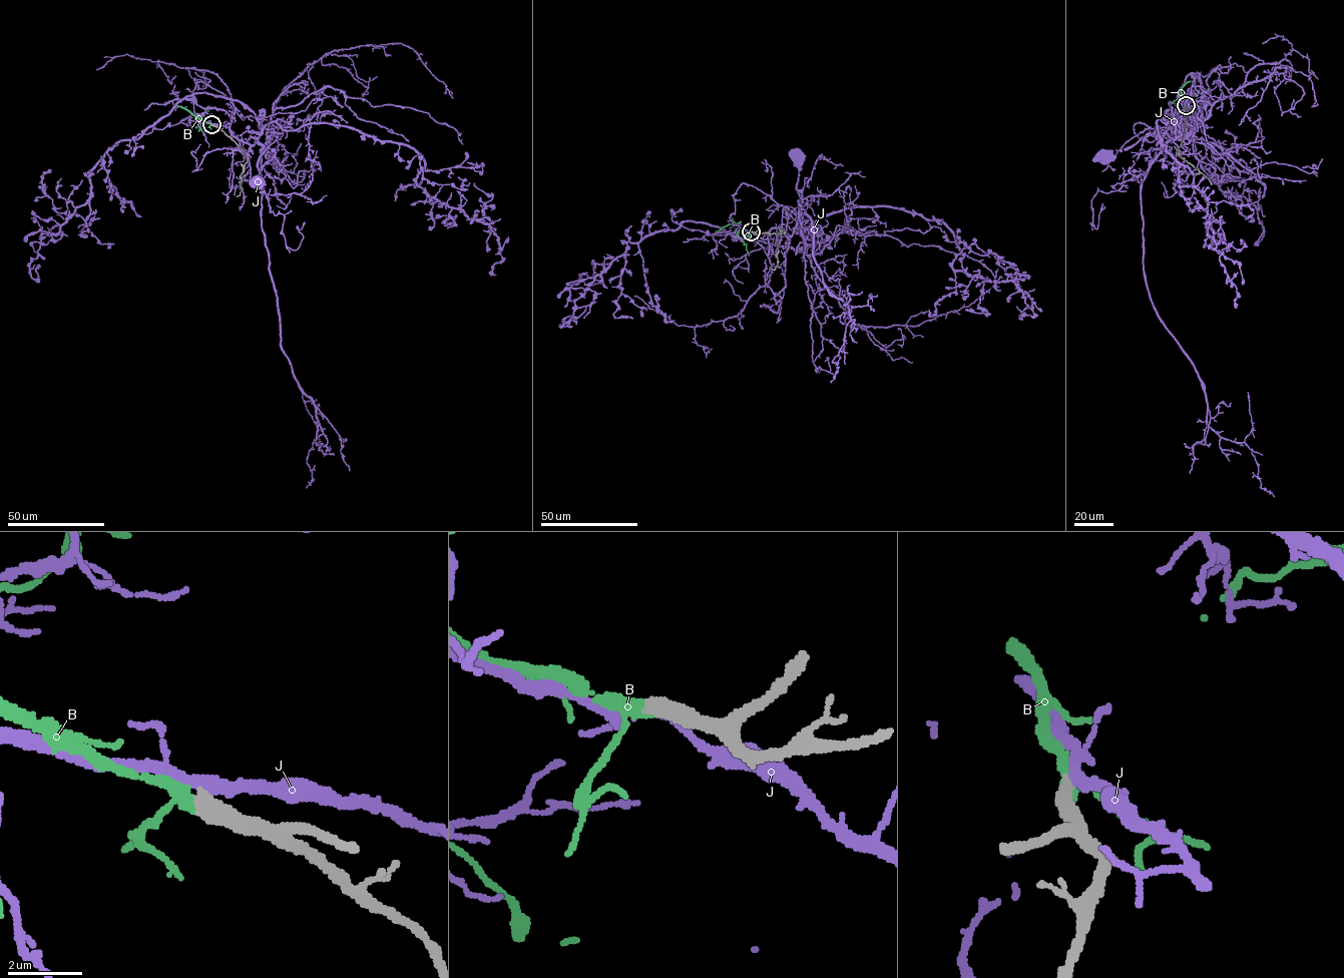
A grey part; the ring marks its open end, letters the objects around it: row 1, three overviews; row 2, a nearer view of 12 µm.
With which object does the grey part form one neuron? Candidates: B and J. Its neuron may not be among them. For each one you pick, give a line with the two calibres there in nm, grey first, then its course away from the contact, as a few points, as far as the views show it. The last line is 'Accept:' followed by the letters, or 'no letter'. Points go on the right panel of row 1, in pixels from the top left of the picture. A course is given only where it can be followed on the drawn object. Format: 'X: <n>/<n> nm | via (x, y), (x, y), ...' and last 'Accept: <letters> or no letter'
B: 500/240 nm | via (1186, 105), (1187, 97), (1211, 89)
Accept: B

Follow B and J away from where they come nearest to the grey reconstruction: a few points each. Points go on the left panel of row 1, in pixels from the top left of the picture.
B: (212, 125), (198, 119), (209, 105)
J: (212, 124), (228, 126), (234, 136), (252, 145), (257, 141), (262, 146), (263, 153), (258, 164), (259, 181)

